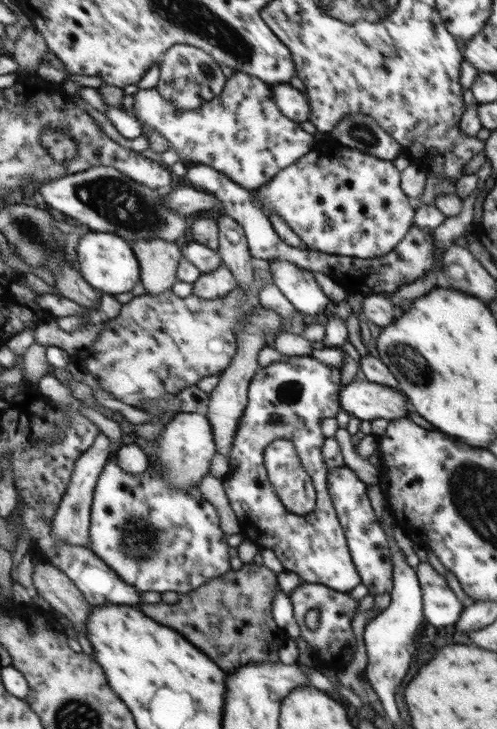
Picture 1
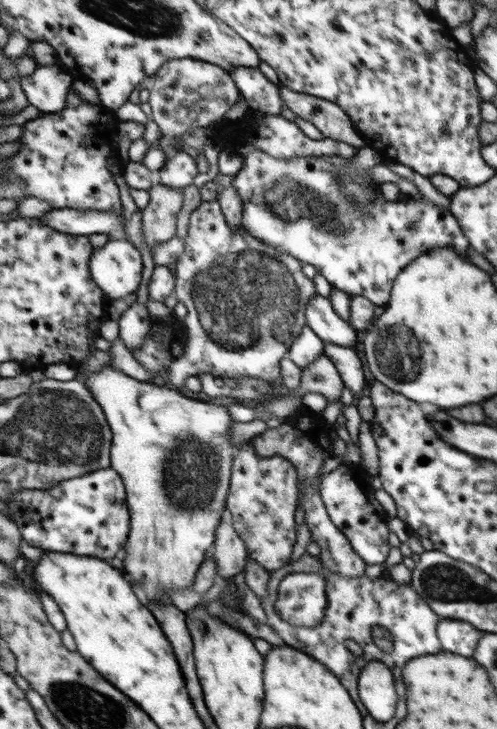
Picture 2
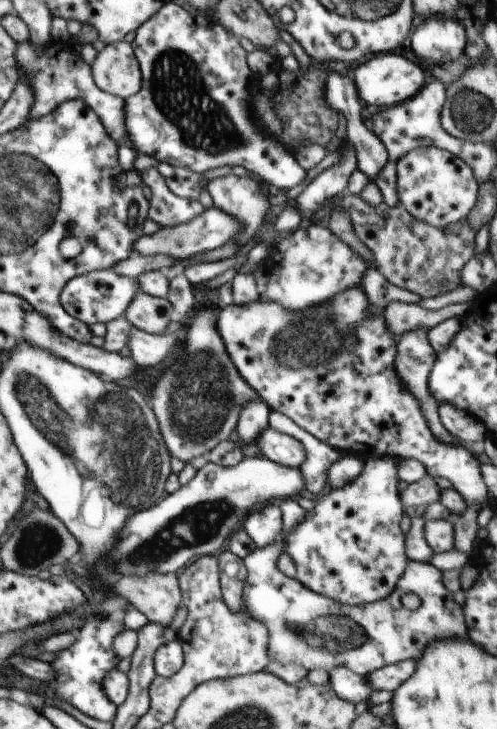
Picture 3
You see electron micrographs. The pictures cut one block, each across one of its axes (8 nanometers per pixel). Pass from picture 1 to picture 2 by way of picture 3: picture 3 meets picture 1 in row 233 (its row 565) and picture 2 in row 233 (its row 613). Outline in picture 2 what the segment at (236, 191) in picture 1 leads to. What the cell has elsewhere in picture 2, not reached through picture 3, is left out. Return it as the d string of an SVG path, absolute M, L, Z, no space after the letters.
M255 149L244 154L244 167L231 183L241 199L242 228L259 242L290 254L301 263L312 264L333 288L342 290L350 297L366 297L375 306L385 306L390 301L394 279L414 258L433 249L448 248L460 256L467 254L470 249L469 241L458 228L456 218L448 209L436 207L429 201L415 202L407 196L401 196L396 202L389 202L383 197L380 188L376 188L373 190L375 204L370 207L354 205L345 196L333 164L325 157L294 156L289 160L280 160Z

